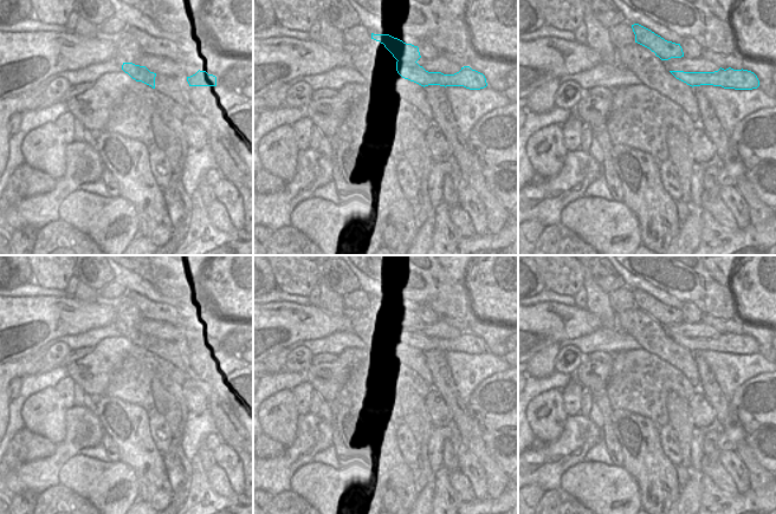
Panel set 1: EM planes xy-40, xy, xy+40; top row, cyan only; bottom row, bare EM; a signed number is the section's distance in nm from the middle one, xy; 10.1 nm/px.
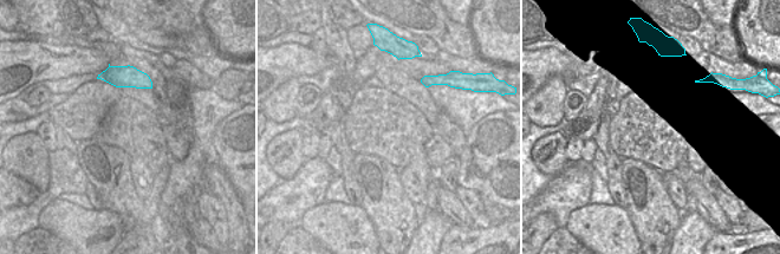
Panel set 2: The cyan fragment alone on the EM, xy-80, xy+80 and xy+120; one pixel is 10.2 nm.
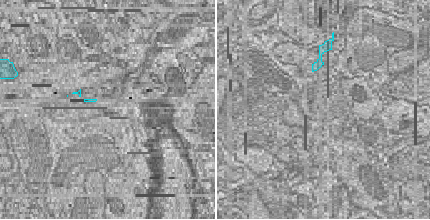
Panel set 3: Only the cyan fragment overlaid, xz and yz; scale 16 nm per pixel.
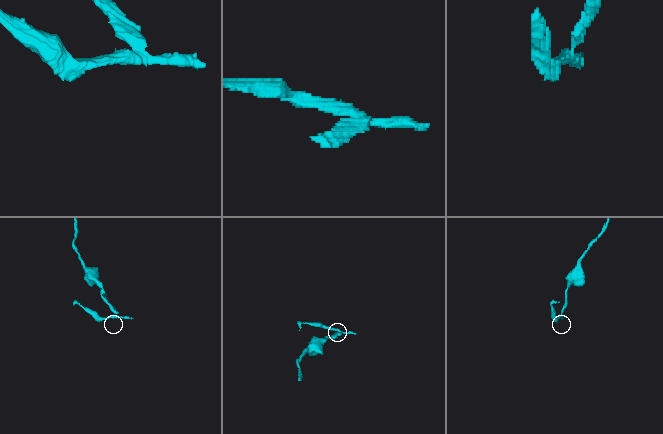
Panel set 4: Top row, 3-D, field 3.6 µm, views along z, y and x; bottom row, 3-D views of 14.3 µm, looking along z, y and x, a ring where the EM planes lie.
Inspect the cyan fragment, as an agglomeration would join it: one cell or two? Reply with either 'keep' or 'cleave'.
cleave

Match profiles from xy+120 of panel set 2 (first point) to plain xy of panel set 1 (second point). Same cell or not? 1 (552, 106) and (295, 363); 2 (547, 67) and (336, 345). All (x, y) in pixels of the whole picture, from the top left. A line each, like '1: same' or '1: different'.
1: different
2: different

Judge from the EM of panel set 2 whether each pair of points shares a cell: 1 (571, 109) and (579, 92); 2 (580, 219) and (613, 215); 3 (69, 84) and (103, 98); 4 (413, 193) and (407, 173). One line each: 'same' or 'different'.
1: same
2: same
3: different
4: same

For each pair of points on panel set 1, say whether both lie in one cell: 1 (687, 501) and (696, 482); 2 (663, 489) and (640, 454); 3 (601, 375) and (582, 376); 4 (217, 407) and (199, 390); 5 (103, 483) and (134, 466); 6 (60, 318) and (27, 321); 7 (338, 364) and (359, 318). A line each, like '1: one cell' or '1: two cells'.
1: one cell
2: one cell
3: one cell
4: two cells
5: two cells
6: one cell
7: one cell

